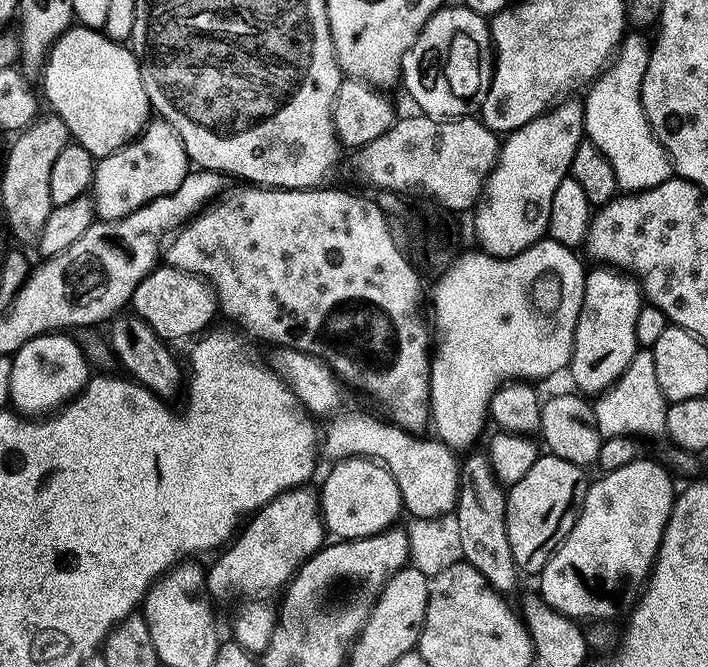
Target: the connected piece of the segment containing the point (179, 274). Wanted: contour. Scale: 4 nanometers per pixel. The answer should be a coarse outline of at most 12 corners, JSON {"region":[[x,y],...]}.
{"region":[[158,266],[130,308],[167,342],[218,316],[212,285]]}

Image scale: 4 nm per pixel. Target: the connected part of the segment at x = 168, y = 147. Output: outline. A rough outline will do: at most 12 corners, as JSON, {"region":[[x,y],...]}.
{"region":[[149,119],[96,160],[102,220],[174,194],[189,171],[174,126]]}

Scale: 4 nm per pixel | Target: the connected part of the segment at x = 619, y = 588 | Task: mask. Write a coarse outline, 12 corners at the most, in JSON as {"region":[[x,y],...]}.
{"region":[[637,458],[589,483],[538,576],[549,608],[611,621],[648,583],[672,480]]}

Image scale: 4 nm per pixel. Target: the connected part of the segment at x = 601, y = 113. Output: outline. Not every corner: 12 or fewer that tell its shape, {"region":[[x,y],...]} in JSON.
{"region":[[625,35],[583,97],[621,193],[673,179],[642,106],[649,41]]}

